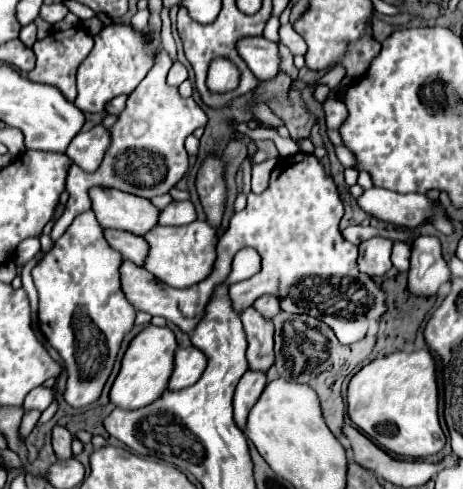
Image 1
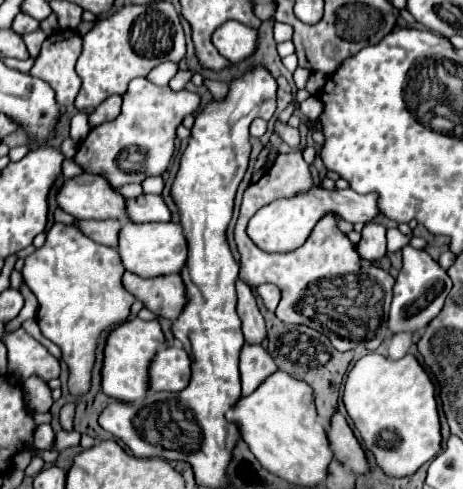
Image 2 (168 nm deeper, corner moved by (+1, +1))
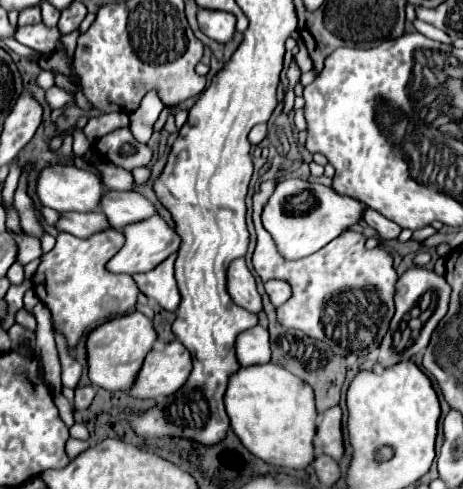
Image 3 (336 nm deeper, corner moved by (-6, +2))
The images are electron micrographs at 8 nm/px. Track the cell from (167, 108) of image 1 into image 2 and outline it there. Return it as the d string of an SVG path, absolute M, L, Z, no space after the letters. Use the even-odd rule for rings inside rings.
M137 78L129 84L123 96L121 114L89 132L89 136L79 144L75 162L91 174L105 174L111 186L123 186L137 182L141 184L147 176L161 176L173 156L175 128L187 114L199 108L199 96L187 90L173 92L169 86L159 88L147 78Z

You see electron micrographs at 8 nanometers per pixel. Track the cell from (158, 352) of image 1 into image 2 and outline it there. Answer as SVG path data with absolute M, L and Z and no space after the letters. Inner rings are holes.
M133 318L117 326L115 330L109 332L103 348L103 368L101 368L101 390L121 402L133 402L139 400L141 396L147 394L149 390L149 376L147 376L147 366L149 360L155 356L157 348L165 342L161 326L157 320L141 320Z

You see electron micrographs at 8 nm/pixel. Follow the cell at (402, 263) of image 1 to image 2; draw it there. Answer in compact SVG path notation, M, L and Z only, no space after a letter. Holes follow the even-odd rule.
M399 228L387 230L387 250L401 250L413 235L405 235L399 232Z

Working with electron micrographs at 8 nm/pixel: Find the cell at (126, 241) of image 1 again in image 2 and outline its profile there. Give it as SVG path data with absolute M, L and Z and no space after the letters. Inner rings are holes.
M75 220L73 224L91 240L117 248L117 236L121 230L119 220Z

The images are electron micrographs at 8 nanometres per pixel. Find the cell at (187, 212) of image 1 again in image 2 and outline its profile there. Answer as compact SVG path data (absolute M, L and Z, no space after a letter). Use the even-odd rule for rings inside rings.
M141 194L137 198L125 198L125 214L129 222L167 222L171 220L169 208L155 194Z

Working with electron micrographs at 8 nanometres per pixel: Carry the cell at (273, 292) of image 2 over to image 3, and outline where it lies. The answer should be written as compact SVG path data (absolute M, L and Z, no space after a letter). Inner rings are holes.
M268 281L268 283L264 283L264 289L270 295L270 301L274 307L280 307L292 295L290 285L286 281Z

